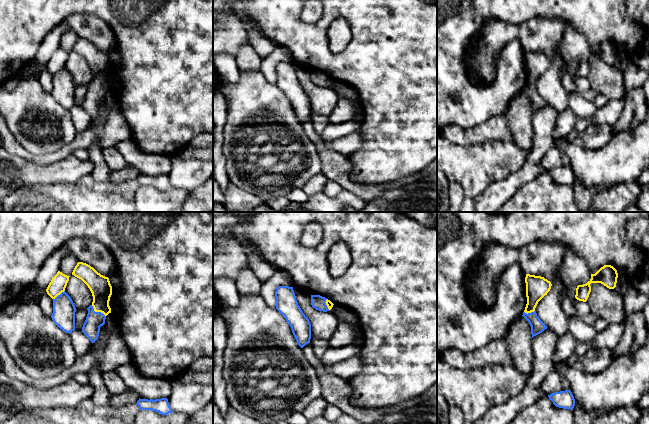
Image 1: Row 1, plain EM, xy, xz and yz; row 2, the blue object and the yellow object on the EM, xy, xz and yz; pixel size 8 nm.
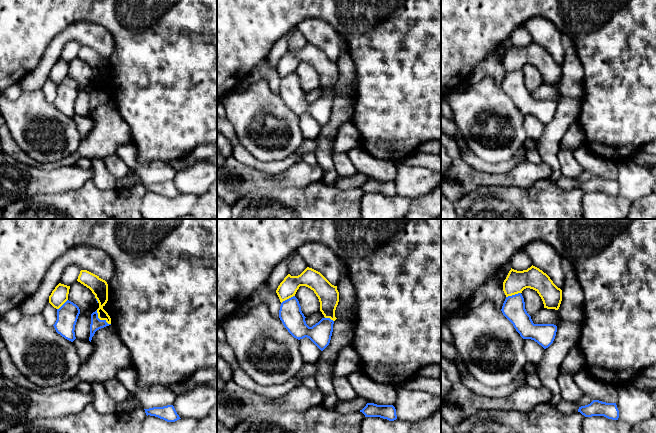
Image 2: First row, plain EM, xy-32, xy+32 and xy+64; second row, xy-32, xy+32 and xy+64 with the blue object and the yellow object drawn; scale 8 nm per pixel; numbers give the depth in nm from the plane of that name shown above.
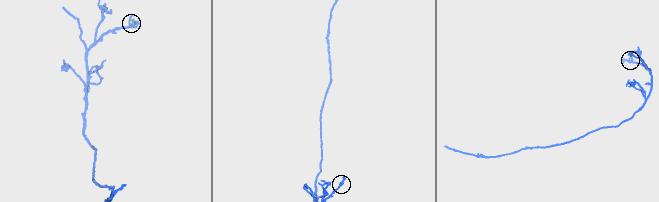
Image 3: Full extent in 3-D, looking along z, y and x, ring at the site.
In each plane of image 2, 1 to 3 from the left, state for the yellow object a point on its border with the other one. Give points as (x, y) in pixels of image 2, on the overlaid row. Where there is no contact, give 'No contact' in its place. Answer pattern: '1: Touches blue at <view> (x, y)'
1: Touches blue at xy-32 (101, 320)
2: Touches blue at xy+32 (287, 299)
3: Touches blue at xy+64 (513, 295)

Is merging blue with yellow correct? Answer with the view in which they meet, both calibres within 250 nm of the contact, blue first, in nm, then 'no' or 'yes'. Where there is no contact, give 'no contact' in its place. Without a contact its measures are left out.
xy | 140/170 nm | no

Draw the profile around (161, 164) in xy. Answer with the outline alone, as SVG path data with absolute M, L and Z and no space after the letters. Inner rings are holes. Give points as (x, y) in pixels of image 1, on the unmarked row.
M133 139L120 141L115 148L121 153L128 166L136 168L140 175L167 174L171 169L170 157L156 153L142 153Z

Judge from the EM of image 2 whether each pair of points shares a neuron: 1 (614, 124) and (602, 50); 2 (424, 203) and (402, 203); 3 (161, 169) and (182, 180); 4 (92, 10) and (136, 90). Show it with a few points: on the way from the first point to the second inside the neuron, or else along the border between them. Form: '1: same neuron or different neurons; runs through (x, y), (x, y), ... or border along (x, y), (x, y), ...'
1: same neuron; runs through (614, 105), (614, 80), (612, 75), (614, 68)
2: different neurons; border along (413, 200), (413, 205), (410, 208)
3: different neurons; border along (176, 172), (171, 180)
4: same neuron; runs through (114, 24), (136, 46), (136, 68)

